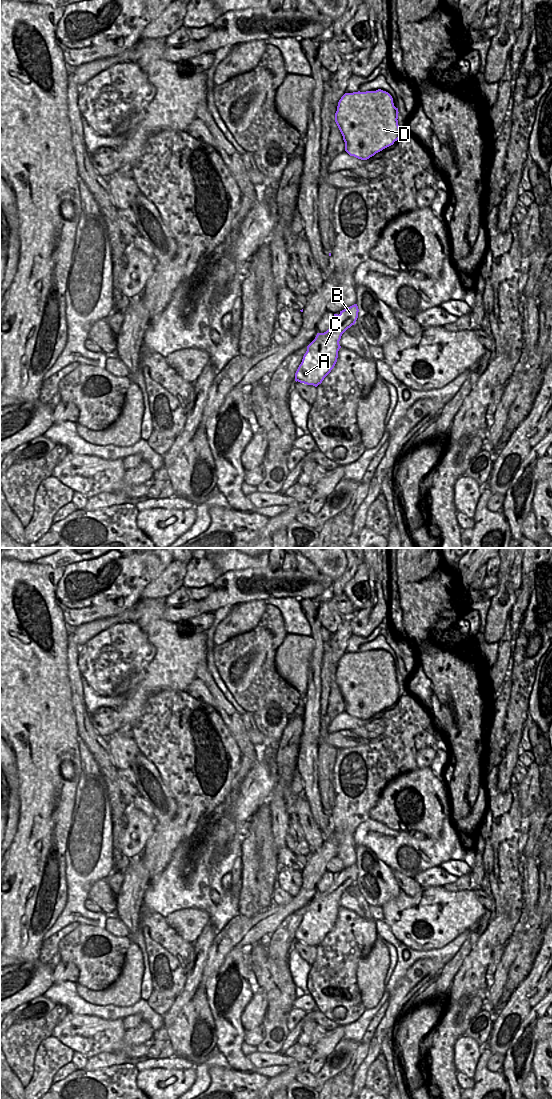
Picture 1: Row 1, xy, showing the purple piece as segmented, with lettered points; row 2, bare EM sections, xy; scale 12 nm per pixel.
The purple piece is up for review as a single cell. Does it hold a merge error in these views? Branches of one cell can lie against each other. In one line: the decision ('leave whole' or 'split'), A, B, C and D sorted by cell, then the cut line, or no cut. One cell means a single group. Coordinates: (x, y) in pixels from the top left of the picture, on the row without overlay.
split | A C D / B | xy (334, 883), (342, 887), (344, 891)

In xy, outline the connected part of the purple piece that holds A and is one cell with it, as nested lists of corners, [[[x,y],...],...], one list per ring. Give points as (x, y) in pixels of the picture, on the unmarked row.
[[[333,884],[326,892],[317,893],[315,899],[307,906],[307,911],[295,933],[295,941],[317,947],[334,928],[339,901],[344,887]]]

